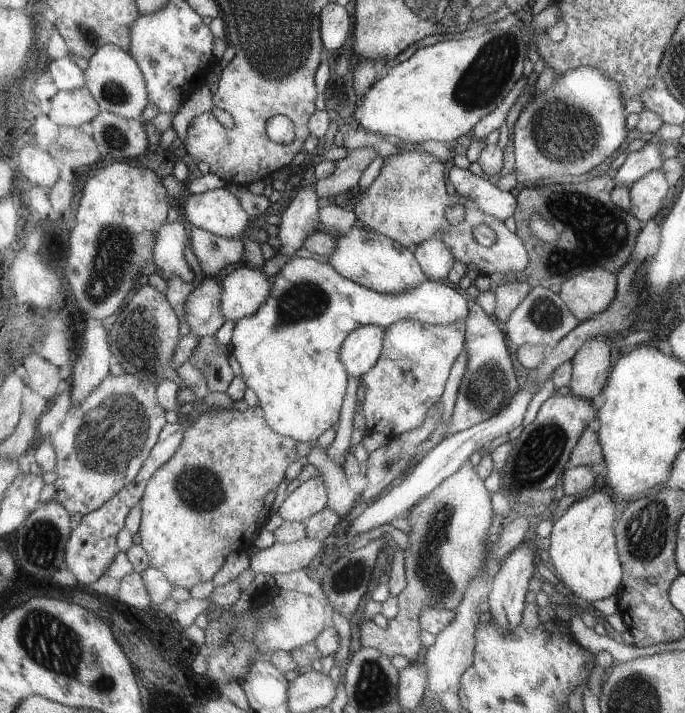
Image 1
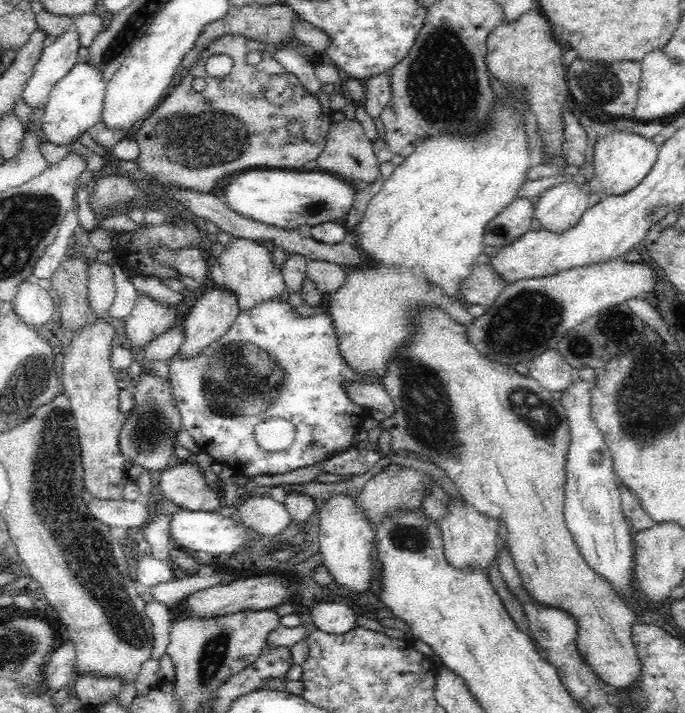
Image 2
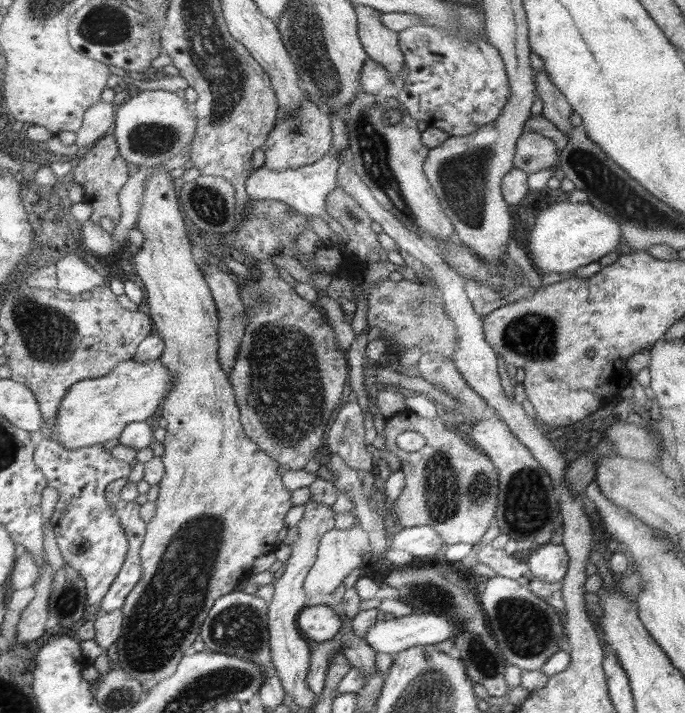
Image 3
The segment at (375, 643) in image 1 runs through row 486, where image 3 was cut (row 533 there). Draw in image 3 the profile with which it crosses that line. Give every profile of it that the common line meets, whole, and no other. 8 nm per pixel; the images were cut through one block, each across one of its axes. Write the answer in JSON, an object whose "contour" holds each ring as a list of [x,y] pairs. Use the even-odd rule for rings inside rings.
{"contour":[[[405,410],[385,420],[385,448],[401,460],[401,470],[407,474],[401,498],[397,500],[397,516],[391,516],[403,528],[433,528],[445,548],[453,544],[479,546],[491,520],[497,518],[501,496],[501,472],[487,452],[481,452],[467,436],[447,428],[441,418],[423,418],[413,410]],[[403,432],[419,432],[427,438],[427,448],[421,452],[405,452],[397,440]]]}

